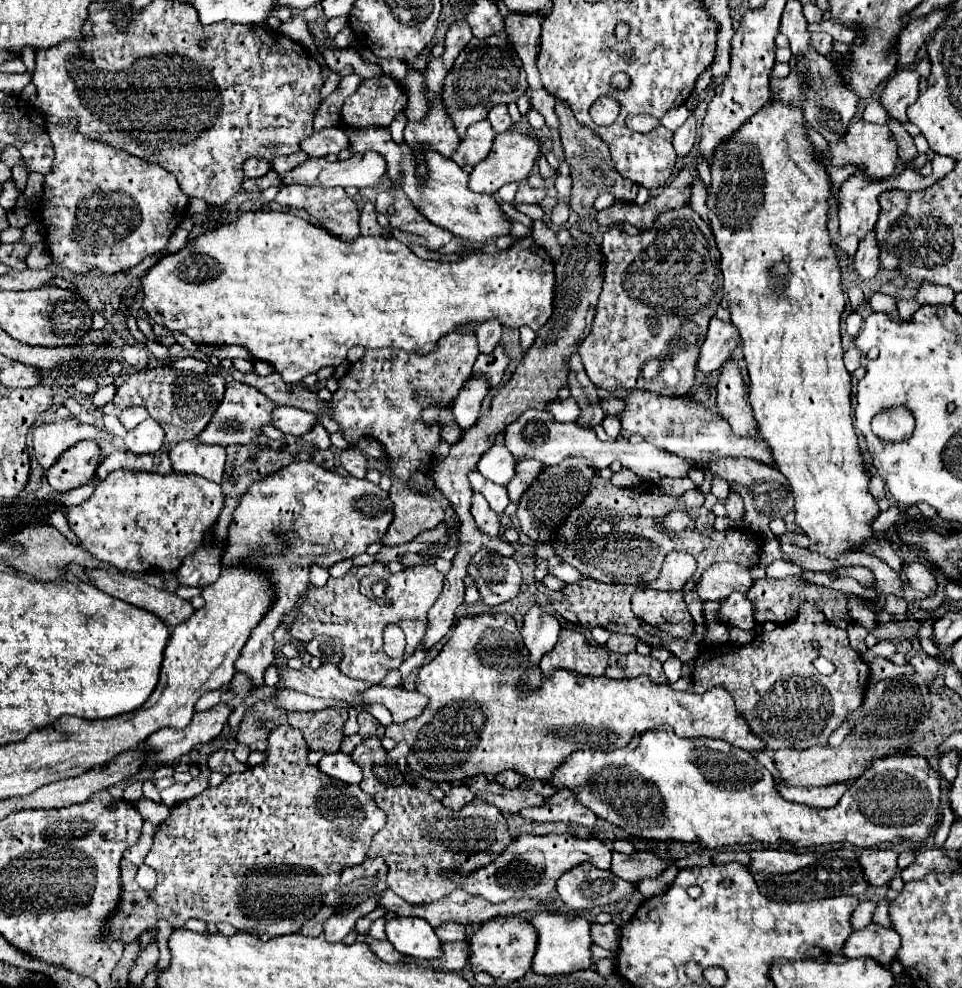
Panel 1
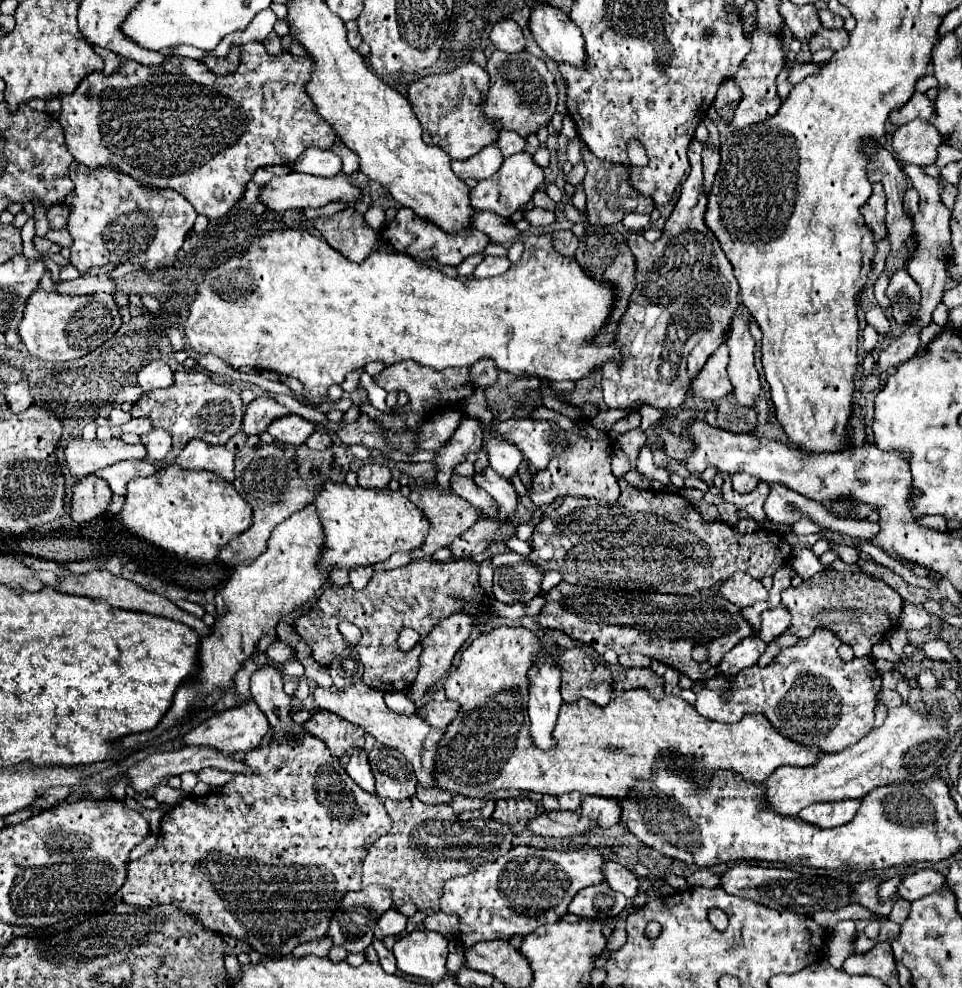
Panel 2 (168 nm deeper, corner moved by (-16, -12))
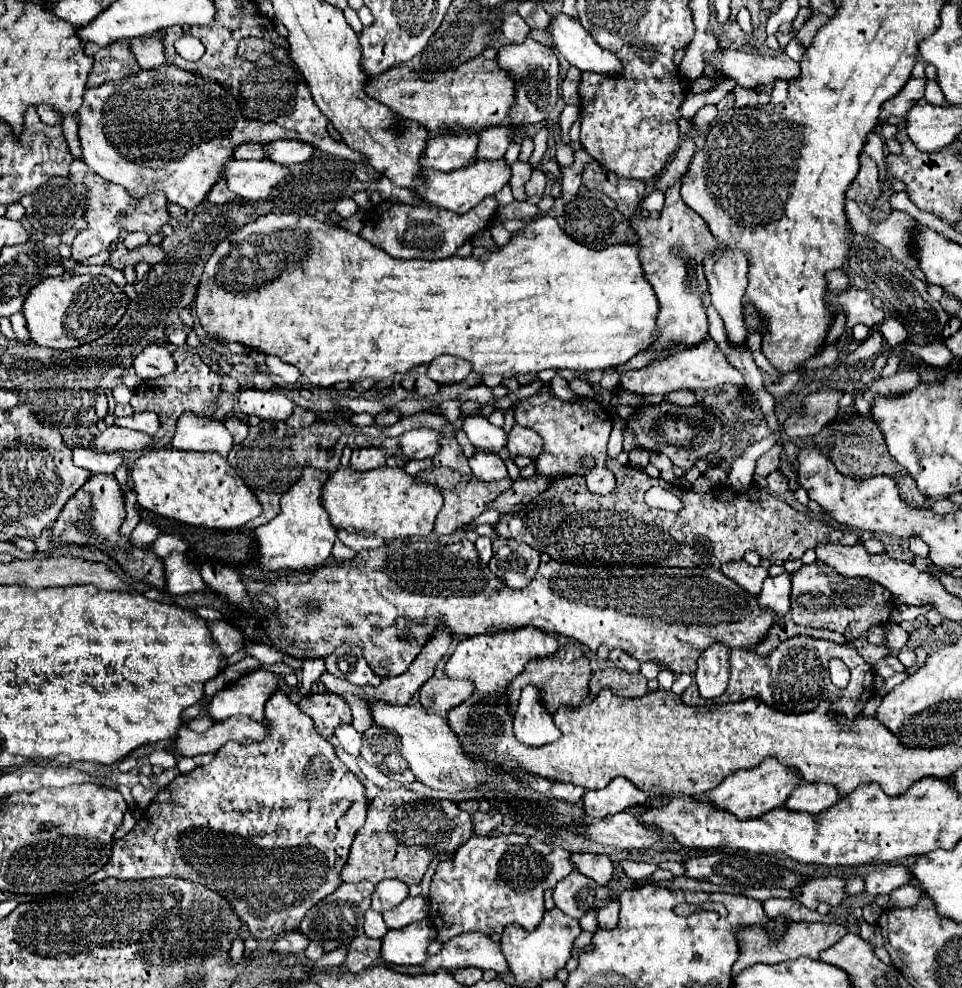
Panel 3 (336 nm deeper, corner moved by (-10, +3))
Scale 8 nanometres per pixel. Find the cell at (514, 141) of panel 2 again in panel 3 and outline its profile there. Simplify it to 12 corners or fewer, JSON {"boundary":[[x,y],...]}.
{"boundary":[[498,124],[480,132],[476,158],[502,158],[512,128]]}

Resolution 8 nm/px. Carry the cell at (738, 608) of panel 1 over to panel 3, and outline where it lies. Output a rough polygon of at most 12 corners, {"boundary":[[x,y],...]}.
{"boundary":[[790,574],[768,576],[758,596],[762,610],[784,618],[790,610]]}

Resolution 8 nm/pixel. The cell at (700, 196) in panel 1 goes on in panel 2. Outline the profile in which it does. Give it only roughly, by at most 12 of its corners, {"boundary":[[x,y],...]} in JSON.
{"boundary":[[704,143],[704,189],[710,193],[720,163],[718,149]]}

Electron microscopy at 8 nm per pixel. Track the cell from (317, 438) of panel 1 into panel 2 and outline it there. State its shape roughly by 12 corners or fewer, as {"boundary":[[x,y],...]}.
{"boundary":[[316,429],[306,441],[312,449],[330,447],[332,439]]}

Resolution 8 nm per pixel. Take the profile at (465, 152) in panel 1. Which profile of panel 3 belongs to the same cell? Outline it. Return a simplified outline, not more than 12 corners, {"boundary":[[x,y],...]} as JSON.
{"boundary":[[476,134],[434,136],[422,164],[450,172],[472,164]]}

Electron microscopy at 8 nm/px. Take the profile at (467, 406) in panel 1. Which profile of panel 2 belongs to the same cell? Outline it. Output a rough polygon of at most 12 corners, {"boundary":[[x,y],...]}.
{"boundary":[[464,419],[436,451],[436,481],[450,489],[454,469],[482,447],[482,423]]}

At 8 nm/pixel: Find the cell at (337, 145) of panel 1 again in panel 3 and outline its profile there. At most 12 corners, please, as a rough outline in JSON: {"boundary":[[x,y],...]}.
{"boundary":[[274,140],[266,158],[284,166],[308,162],[316,148],[300,140]]}

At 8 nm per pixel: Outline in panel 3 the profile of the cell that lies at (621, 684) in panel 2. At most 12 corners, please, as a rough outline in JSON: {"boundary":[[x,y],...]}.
{"boundary":[[616,666],[590,678],[590,698],[602,688],[634,698],[648,692],[648,680]]}

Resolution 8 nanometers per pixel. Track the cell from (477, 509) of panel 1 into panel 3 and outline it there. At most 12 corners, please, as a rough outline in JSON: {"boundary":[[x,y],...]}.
{"boundary":[[454,438],[442,440],[434,466],[472,474],[468,458]]}

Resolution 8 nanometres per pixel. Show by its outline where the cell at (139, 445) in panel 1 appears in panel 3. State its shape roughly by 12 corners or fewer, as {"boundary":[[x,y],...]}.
{"boundary":[[136,412],[116,418],[122,428],[156,436],[160,428],[156,412]]}

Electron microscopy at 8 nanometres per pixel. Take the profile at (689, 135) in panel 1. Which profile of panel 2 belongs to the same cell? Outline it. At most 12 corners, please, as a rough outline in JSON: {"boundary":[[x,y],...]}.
{"boundary":[[702,143],[602,369],[610,409],[674,409],[738,283],[704,225]]}

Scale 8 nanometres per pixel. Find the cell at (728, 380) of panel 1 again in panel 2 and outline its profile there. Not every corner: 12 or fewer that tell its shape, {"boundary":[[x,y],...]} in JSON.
{"boundary":[[750,311],[732,313],[728,377],[742,405],[760,393]]}

